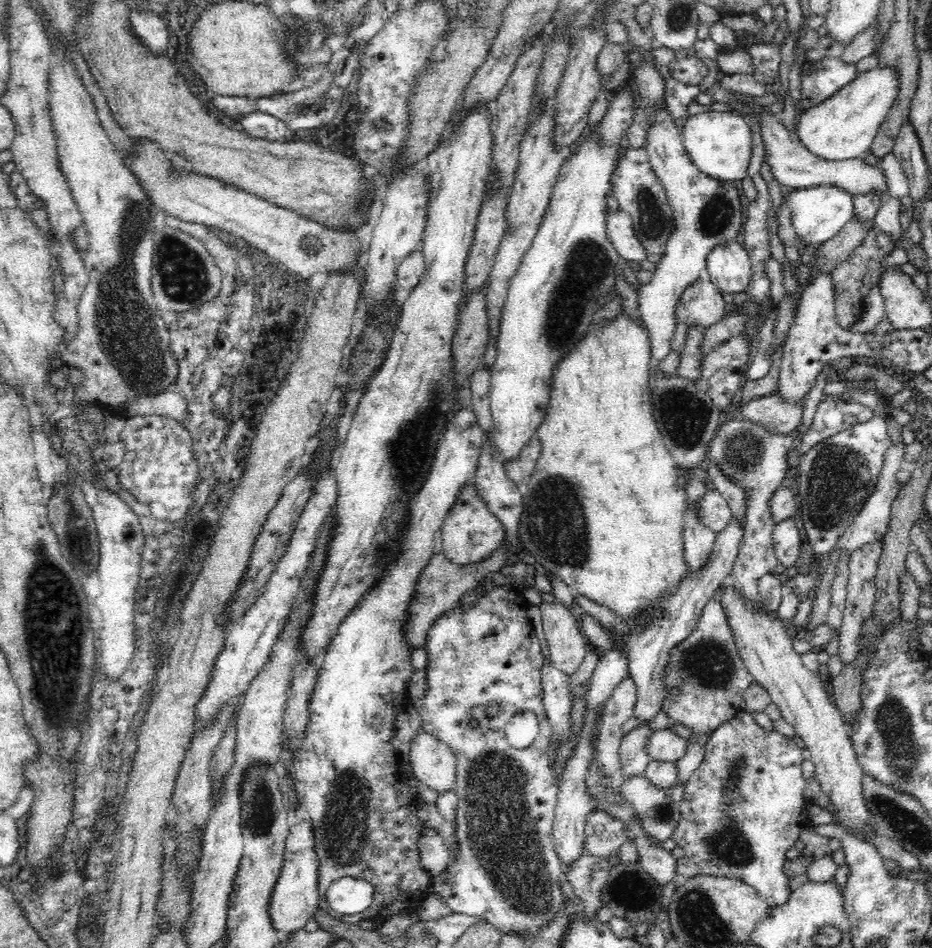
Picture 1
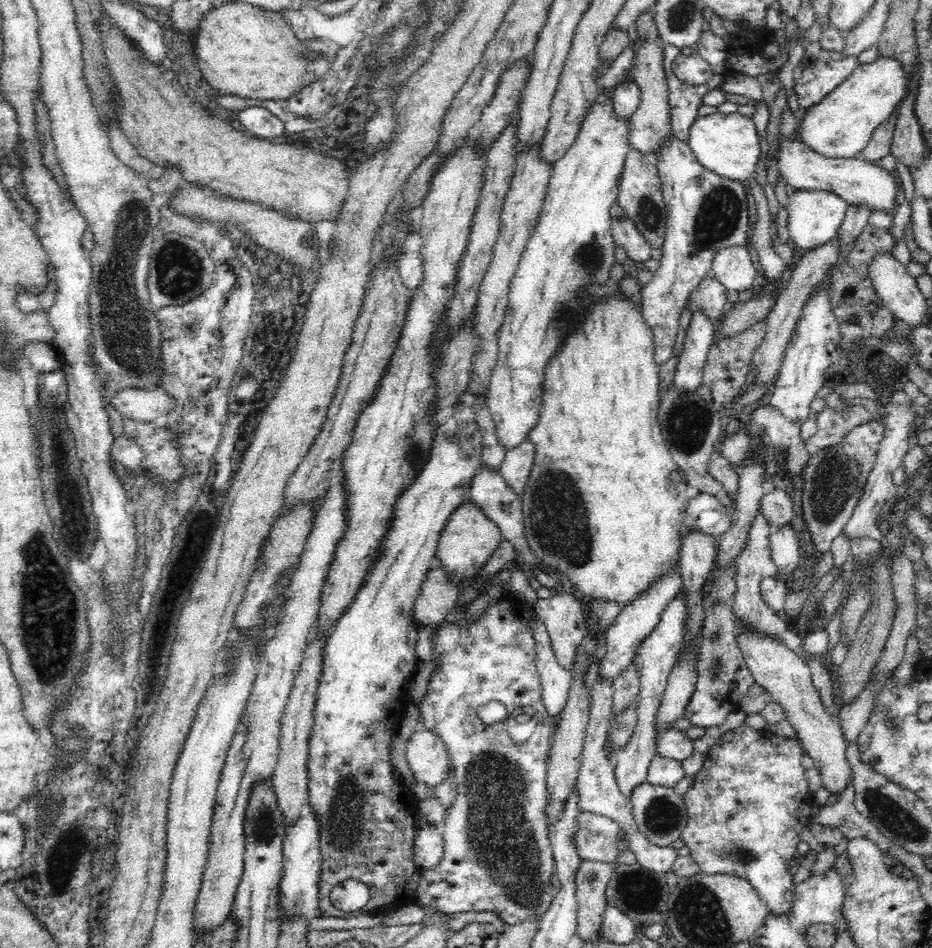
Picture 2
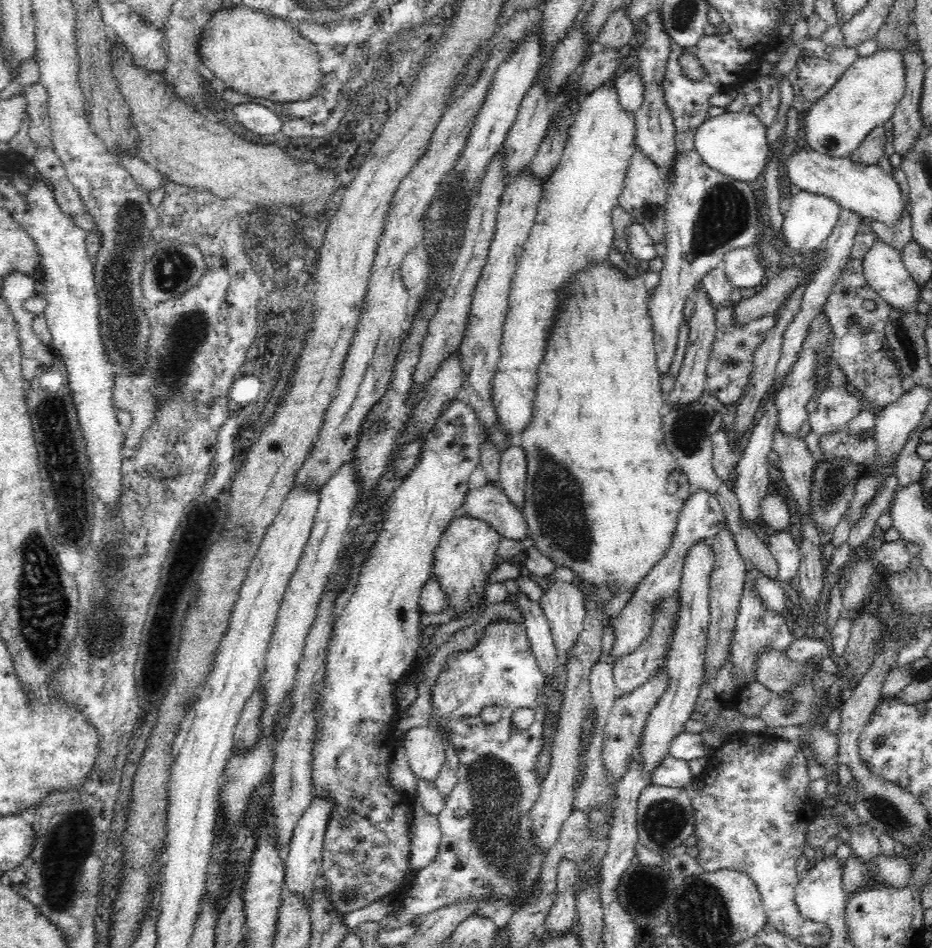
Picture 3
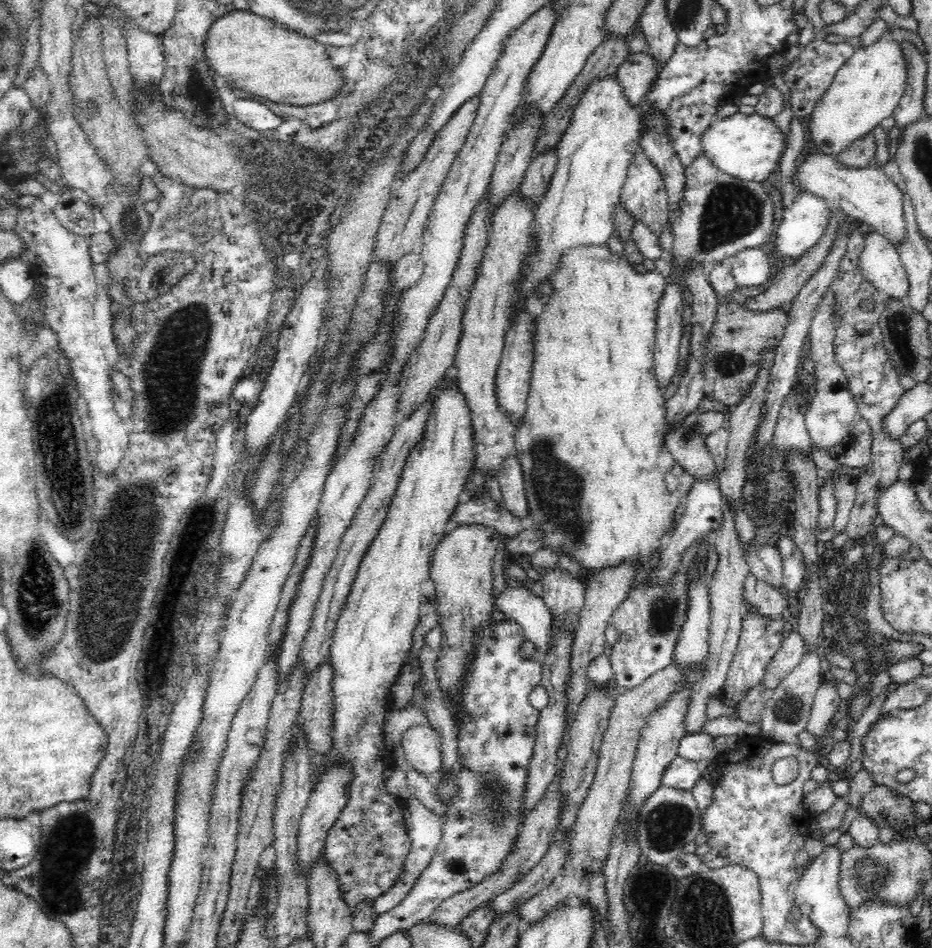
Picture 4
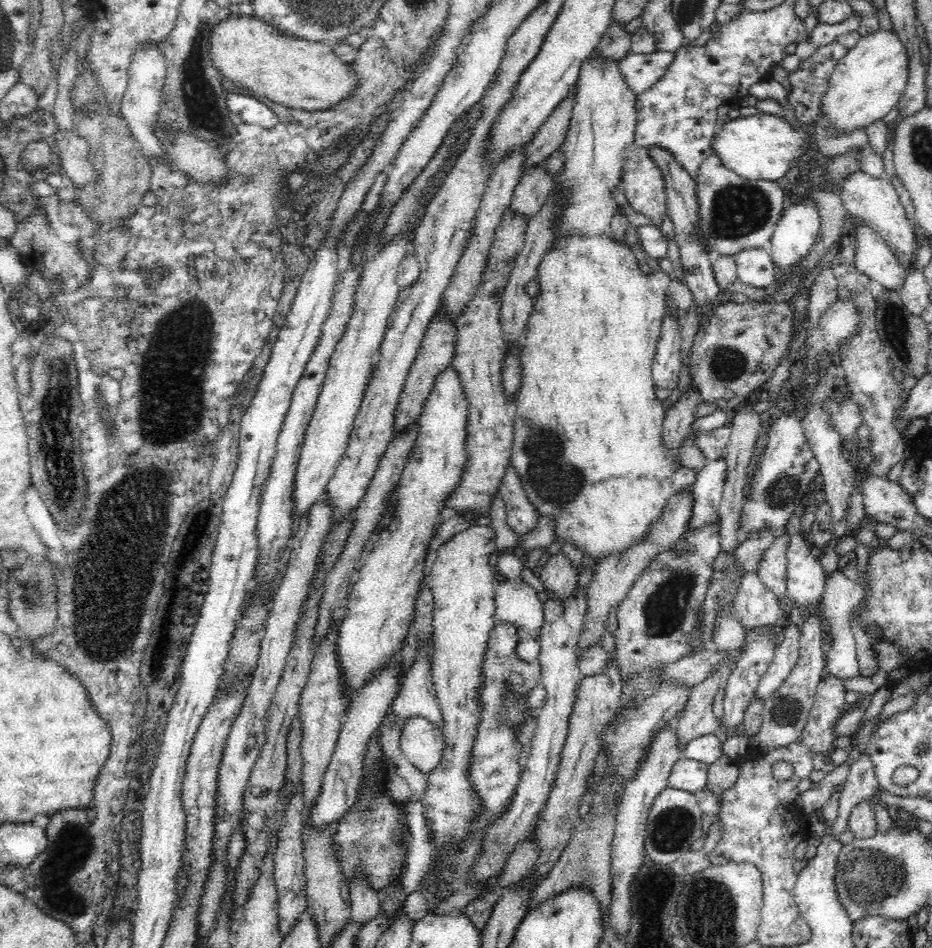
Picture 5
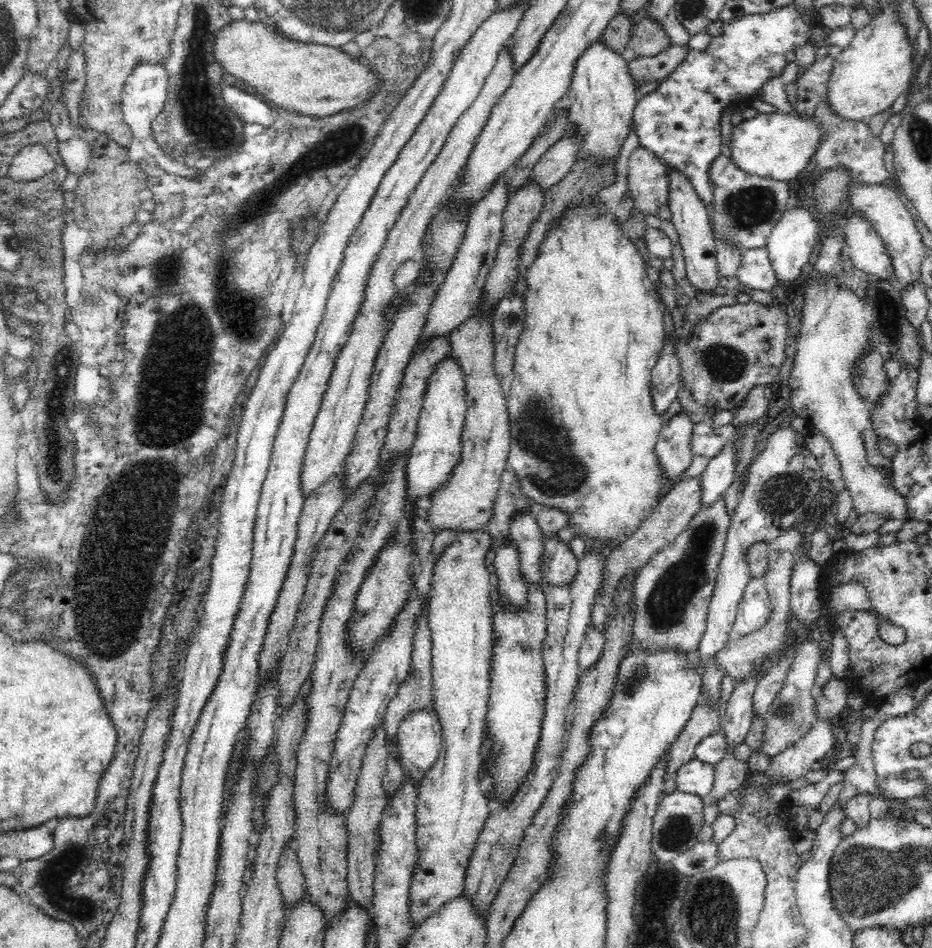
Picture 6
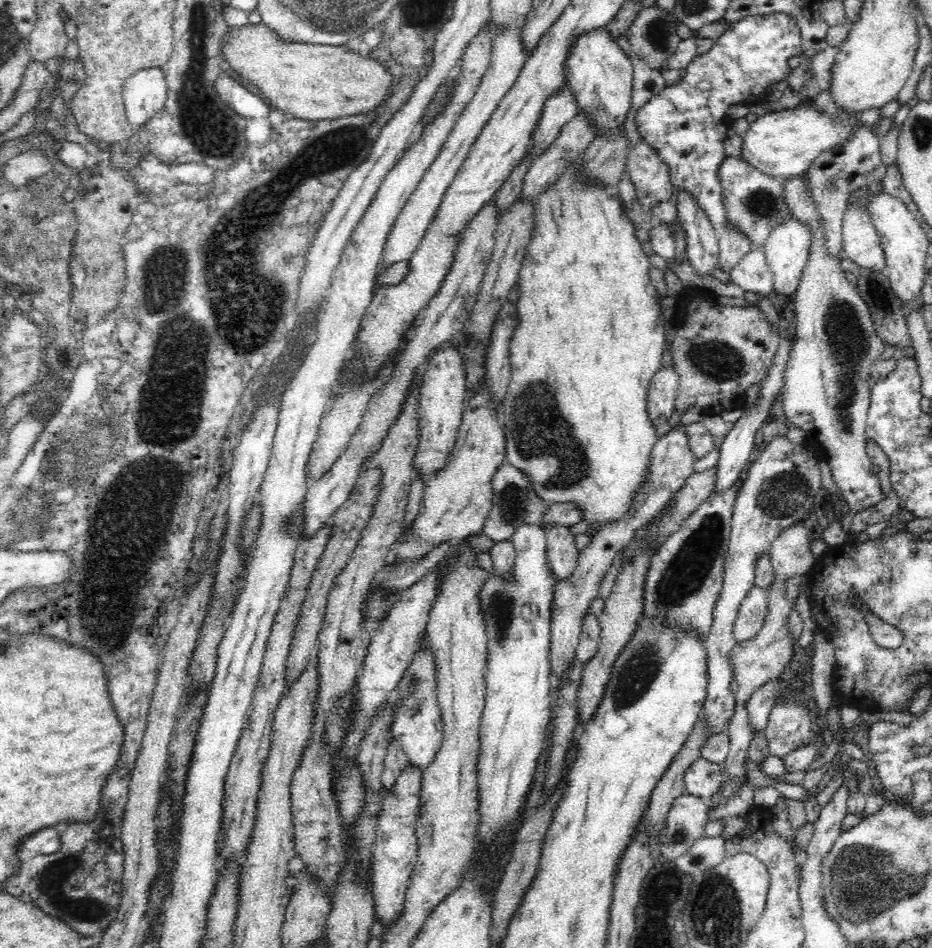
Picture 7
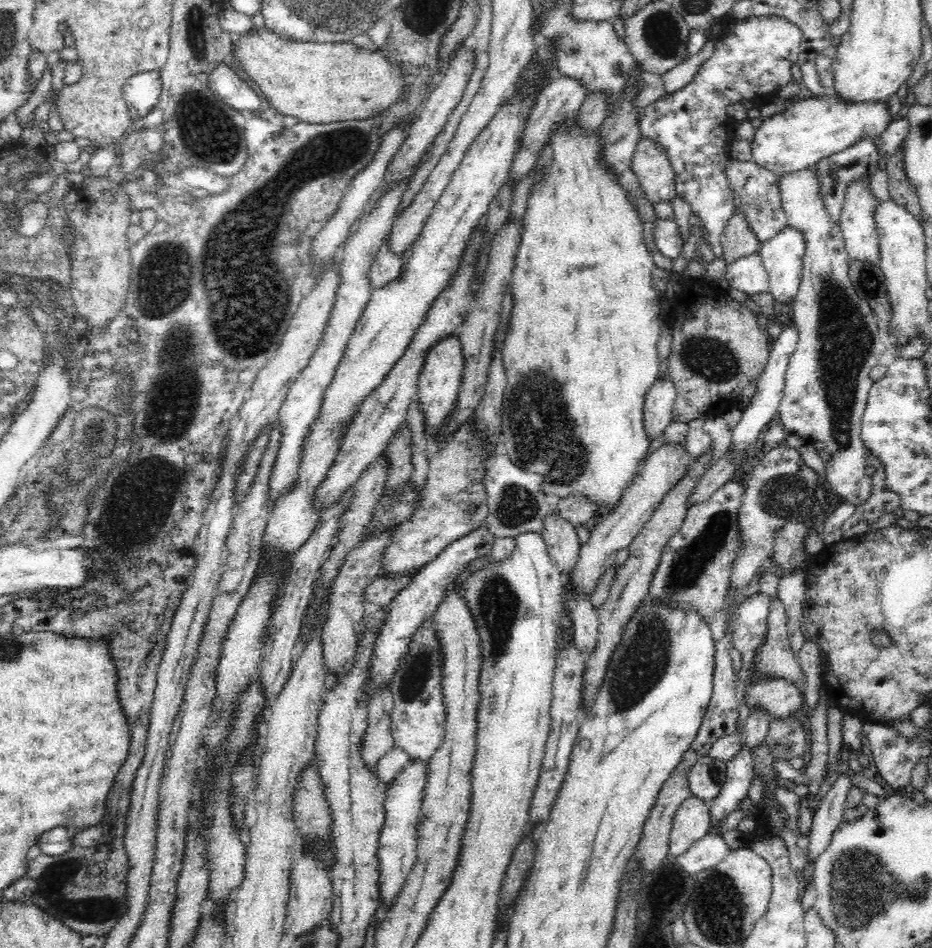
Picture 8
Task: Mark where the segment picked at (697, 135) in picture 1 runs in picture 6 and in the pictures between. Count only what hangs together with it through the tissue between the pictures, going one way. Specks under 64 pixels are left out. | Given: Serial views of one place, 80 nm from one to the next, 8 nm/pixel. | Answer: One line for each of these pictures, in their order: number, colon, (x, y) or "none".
2: (728, 145)
3: (734, 143)
4: (748, 146)
5: (760, 147)
6: (778, 146)

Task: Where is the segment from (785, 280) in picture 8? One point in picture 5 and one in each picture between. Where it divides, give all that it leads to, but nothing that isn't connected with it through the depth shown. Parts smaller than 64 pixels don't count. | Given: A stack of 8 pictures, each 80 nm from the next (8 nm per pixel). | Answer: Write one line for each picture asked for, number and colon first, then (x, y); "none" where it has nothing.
5: (799, 225)
6: (790, 244)
7: (787, 248)

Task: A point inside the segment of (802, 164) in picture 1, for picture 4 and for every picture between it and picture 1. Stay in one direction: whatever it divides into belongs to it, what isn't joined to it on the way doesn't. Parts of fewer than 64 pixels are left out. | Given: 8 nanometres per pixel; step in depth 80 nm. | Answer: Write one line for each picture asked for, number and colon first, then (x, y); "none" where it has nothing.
2: (855, 180)
3: (869, 191)
4: (866, 194)

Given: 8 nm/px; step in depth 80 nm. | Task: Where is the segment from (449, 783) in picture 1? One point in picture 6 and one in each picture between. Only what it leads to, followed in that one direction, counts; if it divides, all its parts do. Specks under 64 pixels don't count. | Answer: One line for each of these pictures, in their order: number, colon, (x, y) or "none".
2: (427, 754)
3: (424, 746)
4: (422, 744)
5: (421, 740)
6: (419, 736)

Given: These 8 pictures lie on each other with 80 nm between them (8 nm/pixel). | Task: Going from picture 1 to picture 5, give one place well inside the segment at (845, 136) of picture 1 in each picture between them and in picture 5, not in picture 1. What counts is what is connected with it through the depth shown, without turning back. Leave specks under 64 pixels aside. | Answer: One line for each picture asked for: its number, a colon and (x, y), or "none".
2: (839, 126)
3: (865, 96)
4: (867, 88)
5: (868, 81)

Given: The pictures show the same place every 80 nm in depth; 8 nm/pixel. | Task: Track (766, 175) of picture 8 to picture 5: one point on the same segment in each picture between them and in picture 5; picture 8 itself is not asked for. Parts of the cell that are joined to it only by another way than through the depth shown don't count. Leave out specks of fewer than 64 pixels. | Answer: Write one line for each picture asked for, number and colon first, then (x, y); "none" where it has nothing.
5: (735, 214)
6: (744, 209)
7: (754, 202)

